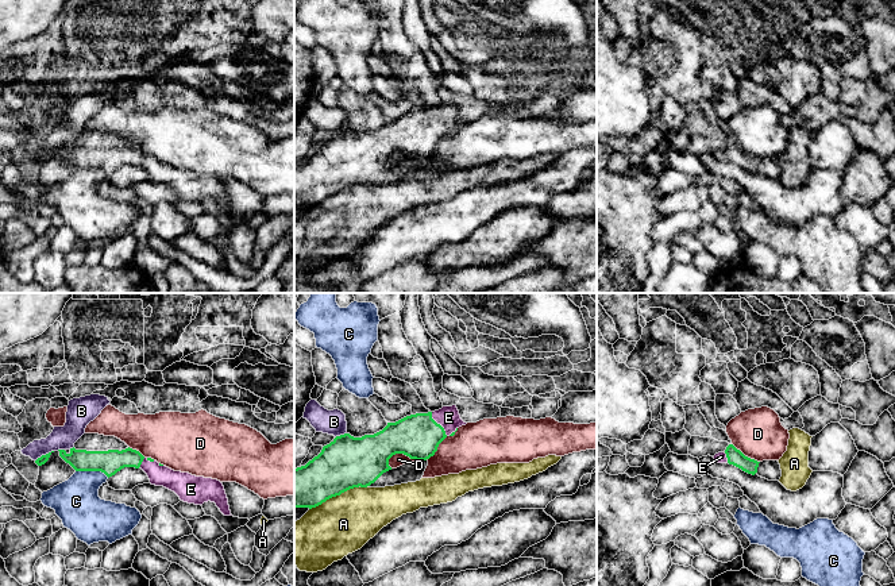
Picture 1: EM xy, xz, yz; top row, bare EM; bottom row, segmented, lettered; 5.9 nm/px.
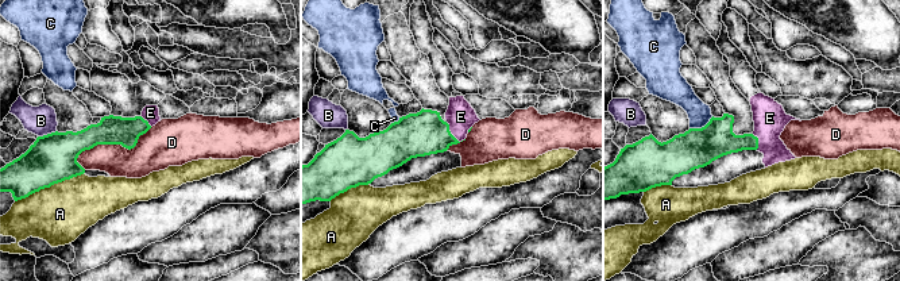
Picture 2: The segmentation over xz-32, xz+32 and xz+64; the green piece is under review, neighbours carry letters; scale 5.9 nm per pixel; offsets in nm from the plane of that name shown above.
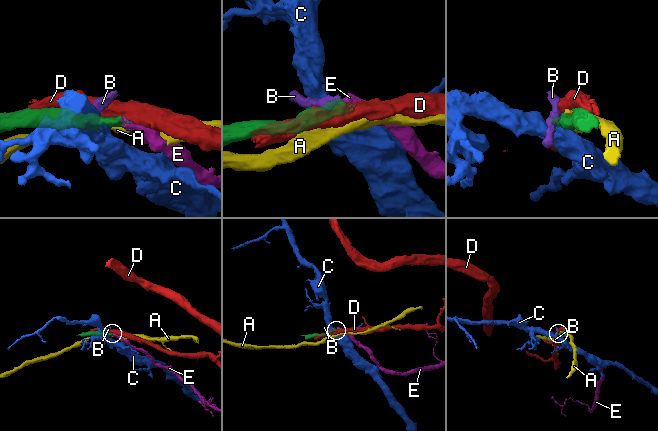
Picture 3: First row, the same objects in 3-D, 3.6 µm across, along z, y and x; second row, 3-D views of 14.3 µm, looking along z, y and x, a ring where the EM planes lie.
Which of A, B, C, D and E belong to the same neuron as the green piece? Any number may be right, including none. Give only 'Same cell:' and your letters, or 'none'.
Same cell: E

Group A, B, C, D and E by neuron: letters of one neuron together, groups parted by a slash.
A / B / C / D / E

